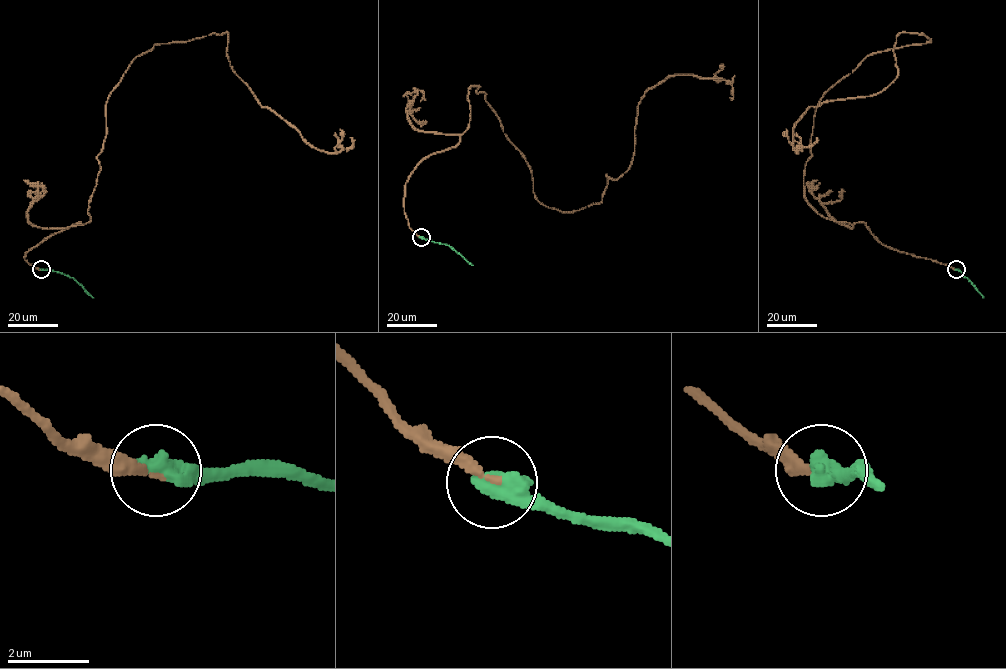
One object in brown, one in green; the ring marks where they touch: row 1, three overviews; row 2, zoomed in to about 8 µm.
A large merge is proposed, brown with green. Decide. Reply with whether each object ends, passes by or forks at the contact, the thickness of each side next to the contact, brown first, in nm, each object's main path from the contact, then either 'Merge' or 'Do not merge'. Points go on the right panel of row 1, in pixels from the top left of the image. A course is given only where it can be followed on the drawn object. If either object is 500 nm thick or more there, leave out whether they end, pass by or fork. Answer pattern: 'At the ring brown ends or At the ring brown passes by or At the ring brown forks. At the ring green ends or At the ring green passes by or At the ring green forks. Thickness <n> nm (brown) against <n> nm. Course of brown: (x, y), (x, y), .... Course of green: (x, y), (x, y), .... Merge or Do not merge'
Thickness 200 nm (brown) against 550 nm. Course of brown: (956, 270), (804, 196), (822, 96), (930, 39), (899, 32), (879, 92), (810, 106), (796, 152), (816, 137). Course of green: (956, 270), (983, 297). Do not merge

